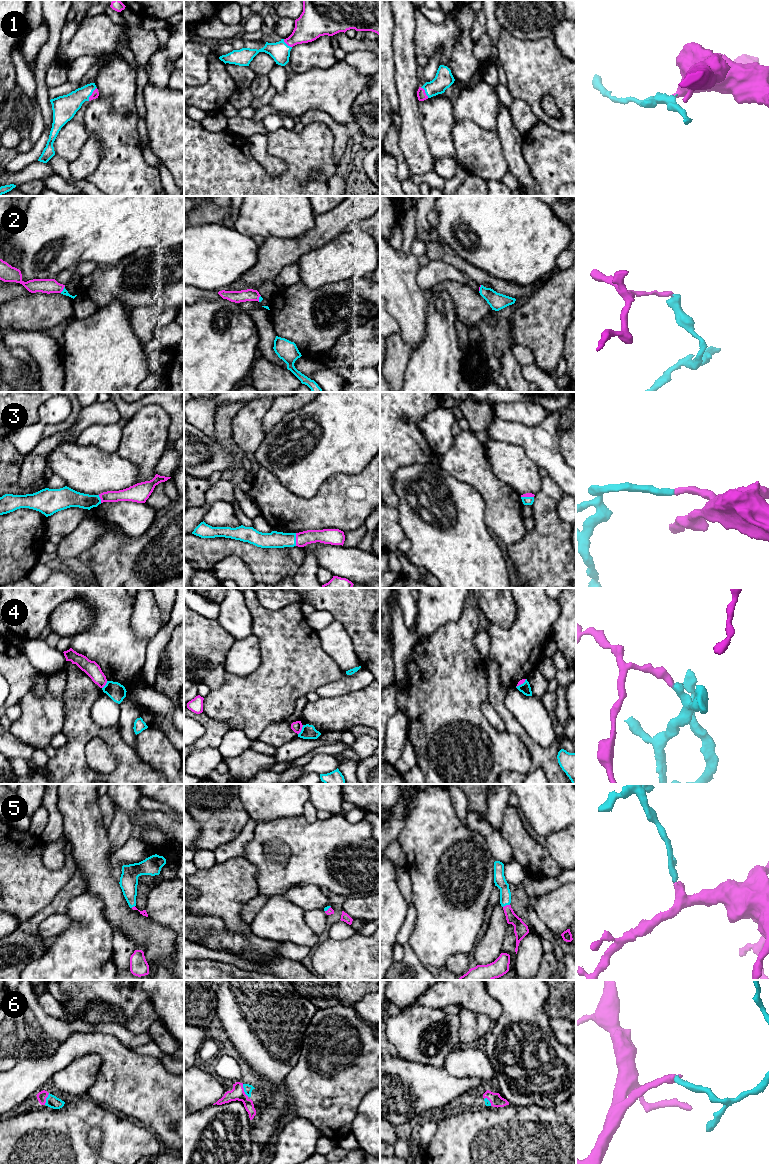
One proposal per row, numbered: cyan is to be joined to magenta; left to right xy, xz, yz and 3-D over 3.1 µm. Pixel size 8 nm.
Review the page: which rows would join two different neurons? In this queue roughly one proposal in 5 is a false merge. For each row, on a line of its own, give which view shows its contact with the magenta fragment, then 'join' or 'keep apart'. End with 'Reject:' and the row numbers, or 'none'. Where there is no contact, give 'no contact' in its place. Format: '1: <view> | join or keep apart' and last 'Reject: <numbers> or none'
1: xy | join
2: xy | join
3: xz | join
4: xz | keep apart
5: yz | join
6: xz | join
Reject: 4

